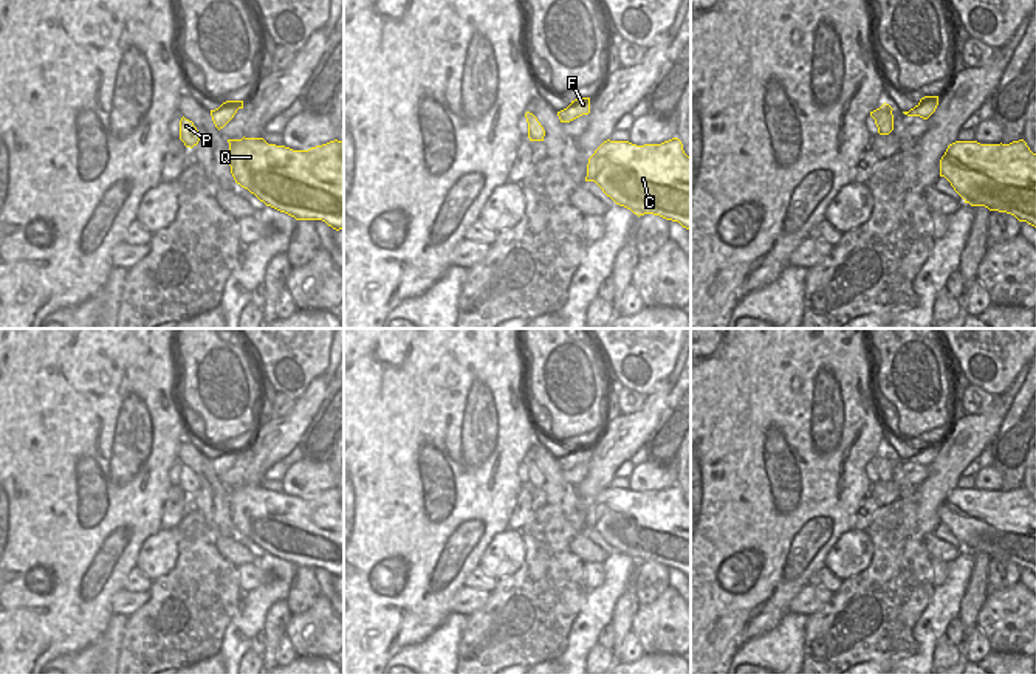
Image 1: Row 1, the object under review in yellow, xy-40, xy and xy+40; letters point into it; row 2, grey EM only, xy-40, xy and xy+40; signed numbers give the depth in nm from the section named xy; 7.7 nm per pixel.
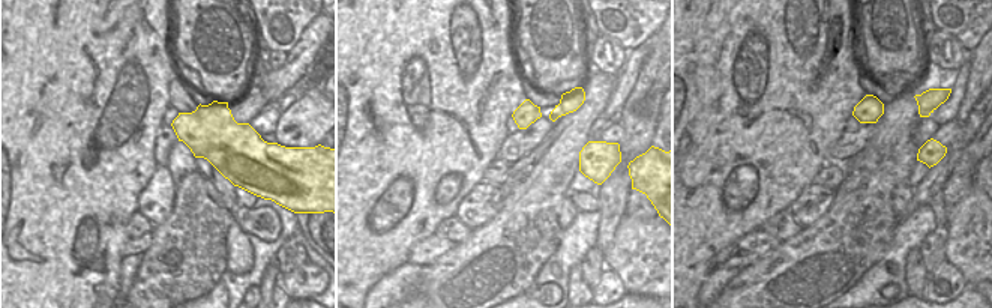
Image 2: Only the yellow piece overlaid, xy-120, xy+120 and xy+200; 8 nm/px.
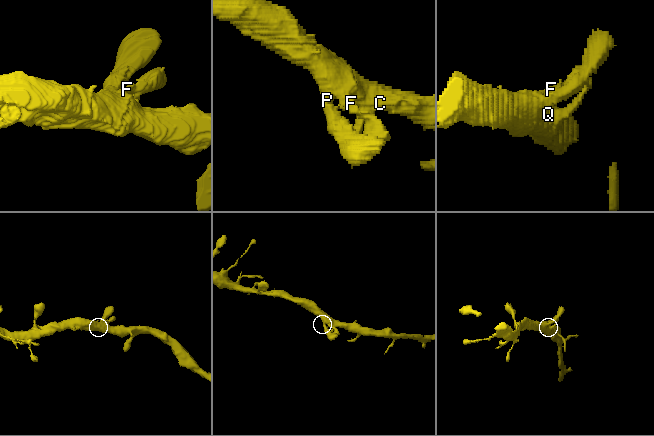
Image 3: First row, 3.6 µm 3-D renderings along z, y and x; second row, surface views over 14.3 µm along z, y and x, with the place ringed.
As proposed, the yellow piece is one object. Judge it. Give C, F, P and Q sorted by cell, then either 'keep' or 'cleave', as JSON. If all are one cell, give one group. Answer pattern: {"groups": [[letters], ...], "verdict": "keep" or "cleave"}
{"groups": [["C", "F", "P", "Q"]], "verdict": "keep"}

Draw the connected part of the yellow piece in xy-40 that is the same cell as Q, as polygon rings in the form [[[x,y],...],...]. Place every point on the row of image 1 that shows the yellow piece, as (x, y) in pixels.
[[[263,138],[228,139],[229,166],[237,184],[266,206],[296,220],[322,220],[333,229],[344,228],[344,141],[330,141],[308,150],[268,144]]]

